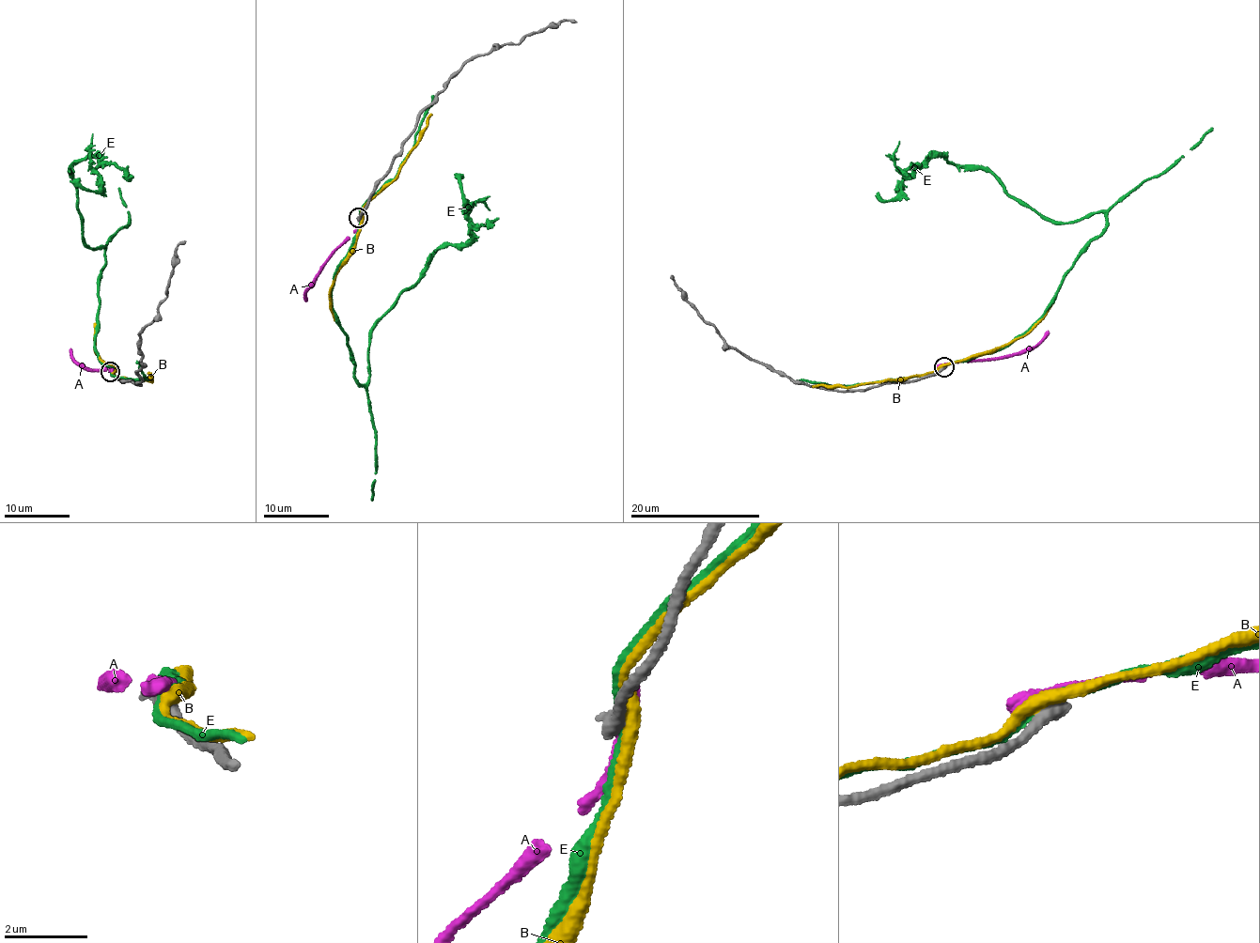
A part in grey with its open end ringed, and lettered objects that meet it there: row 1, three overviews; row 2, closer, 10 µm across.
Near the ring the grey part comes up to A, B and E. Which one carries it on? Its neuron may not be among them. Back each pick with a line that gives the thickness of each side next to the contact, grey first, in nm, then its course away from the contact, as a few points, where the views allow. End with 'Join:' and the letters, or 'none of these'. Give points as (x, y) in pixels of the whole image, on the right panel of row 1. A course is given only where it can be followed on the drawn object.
Join: none of these

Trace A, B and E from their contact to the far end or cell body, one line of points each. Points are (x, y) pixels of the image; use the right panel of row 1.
A: (944, 365), (1009, 357), (1037, 344), (1048, 330)
B: (943, 366), (925, 375), (847, 388), (825, 384), (812, 387)
E: (941, 366), (1027, 331), (1106, 215), (1055, 224), (988, 171), (938, 155), (895, 197), (878, 196)

